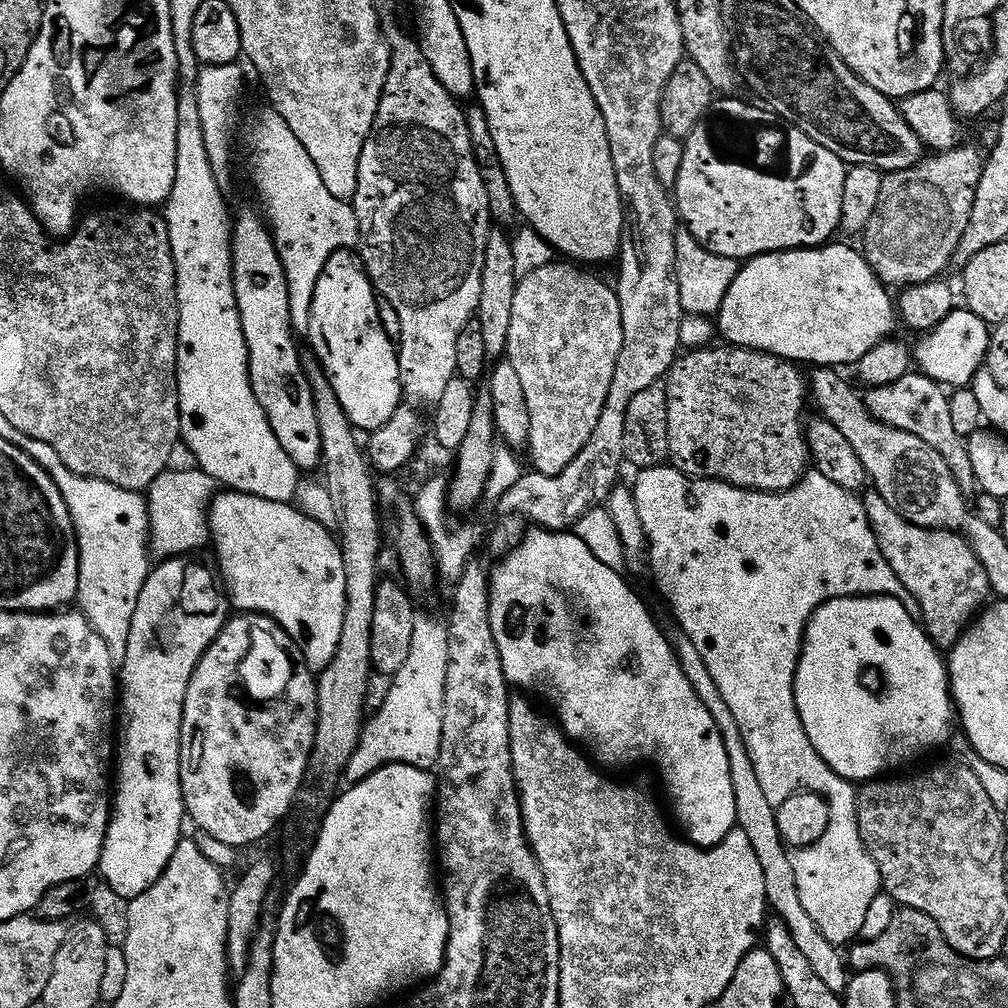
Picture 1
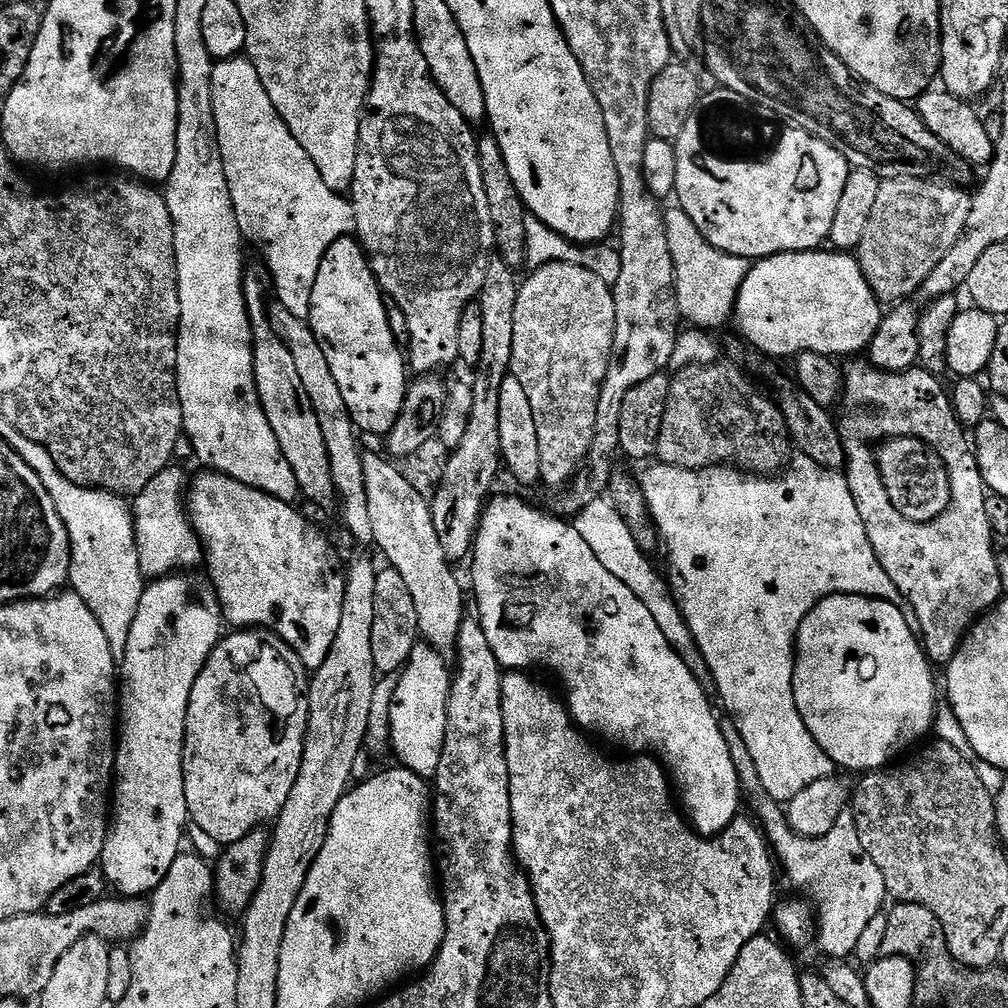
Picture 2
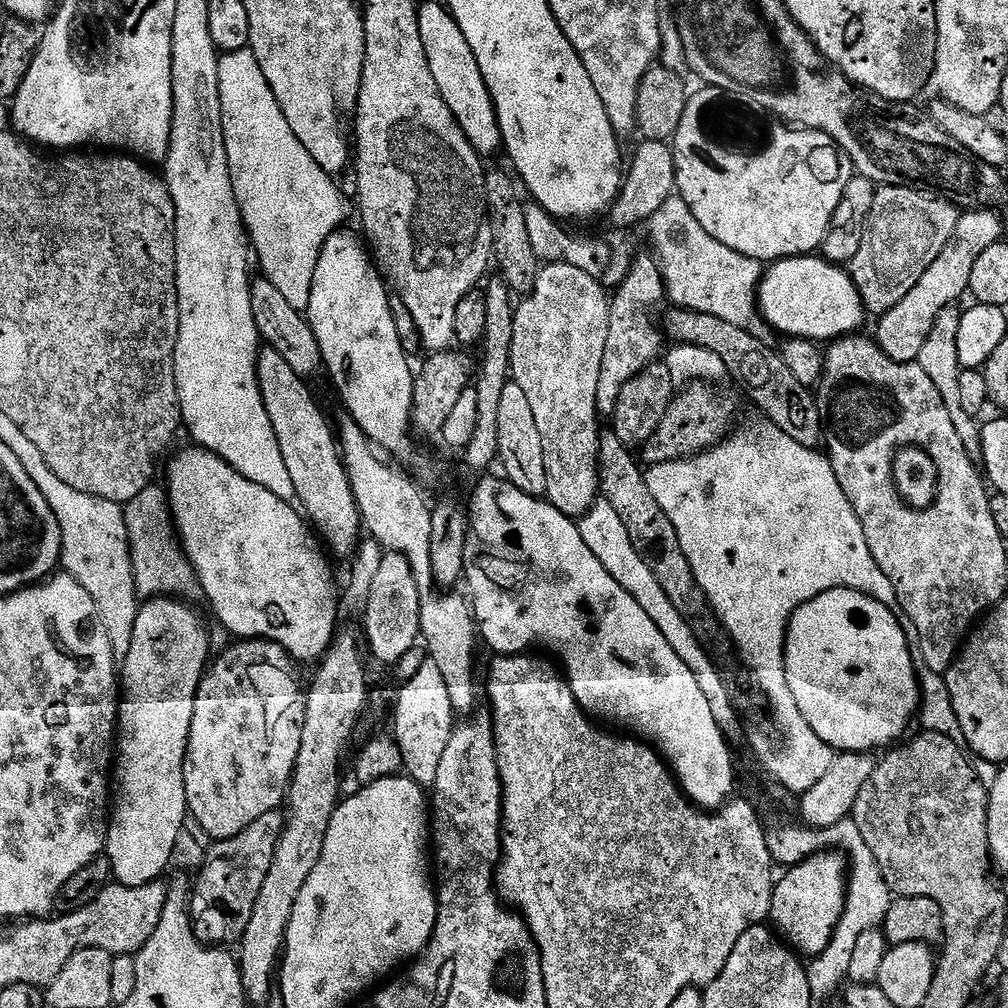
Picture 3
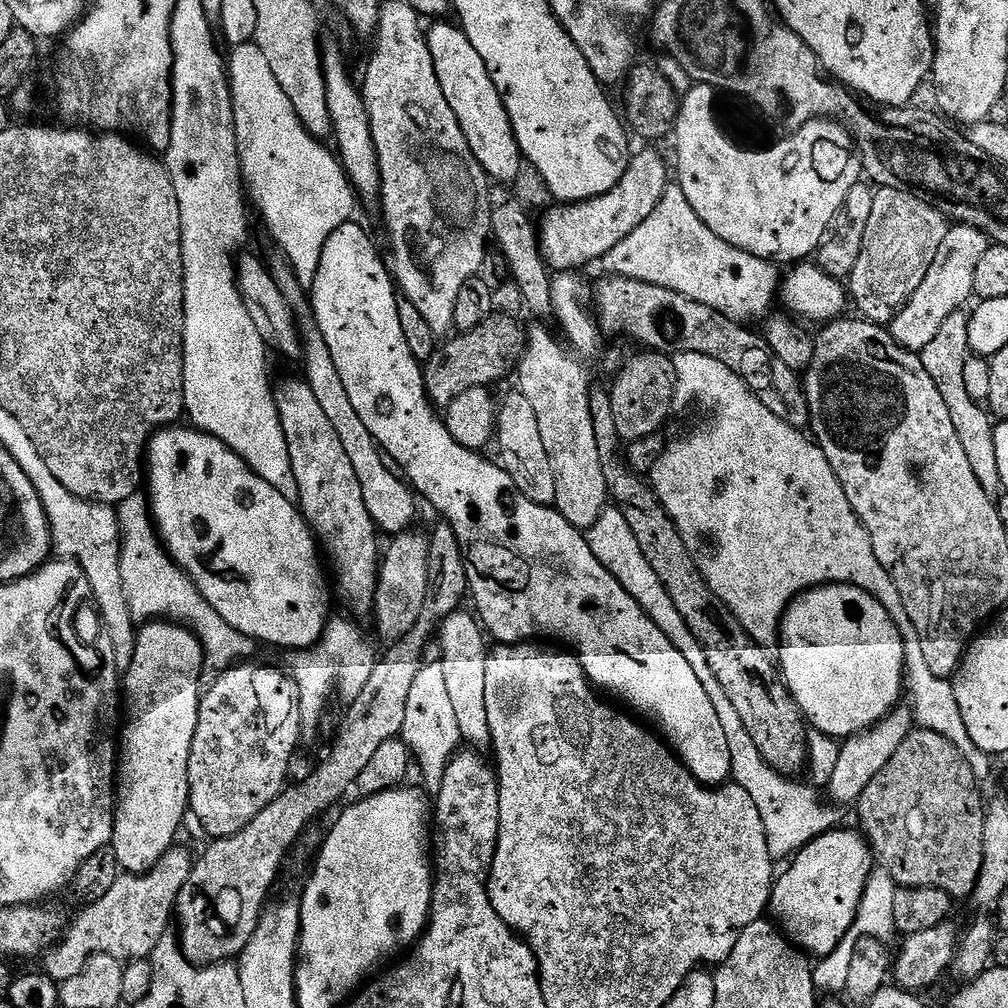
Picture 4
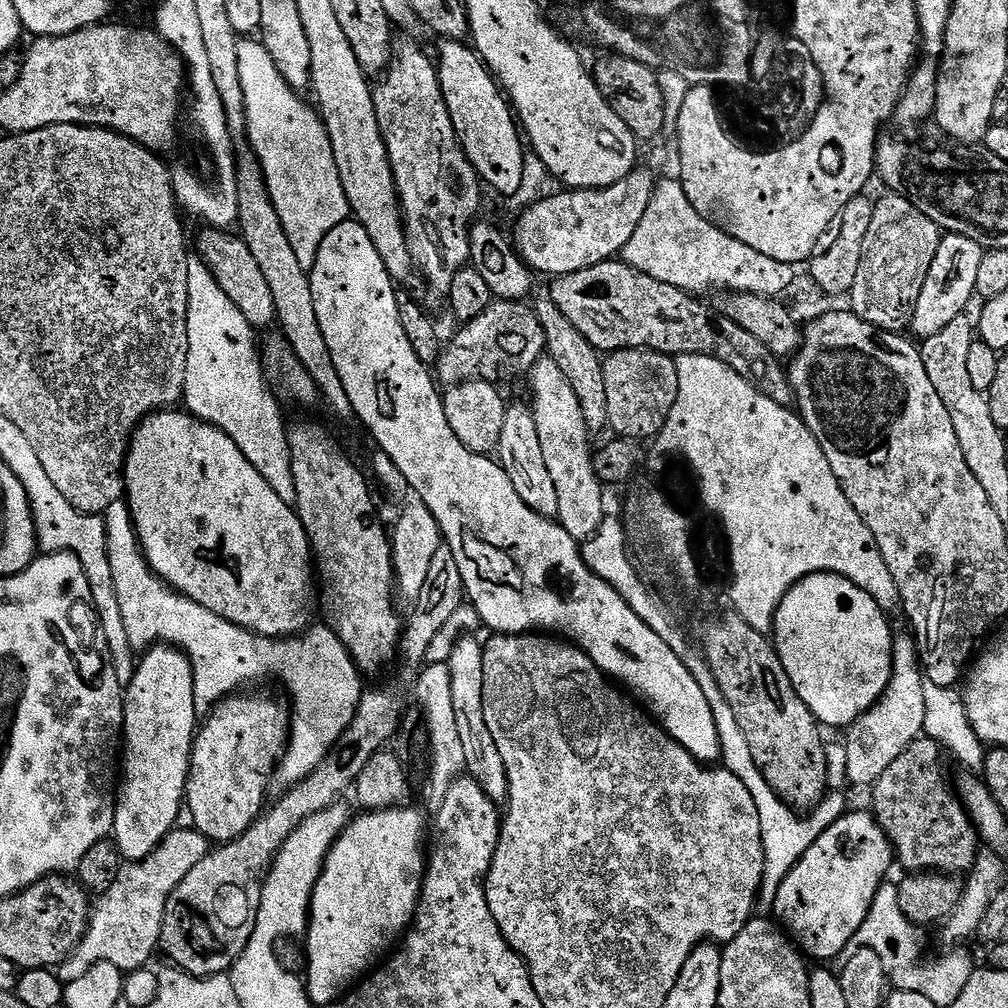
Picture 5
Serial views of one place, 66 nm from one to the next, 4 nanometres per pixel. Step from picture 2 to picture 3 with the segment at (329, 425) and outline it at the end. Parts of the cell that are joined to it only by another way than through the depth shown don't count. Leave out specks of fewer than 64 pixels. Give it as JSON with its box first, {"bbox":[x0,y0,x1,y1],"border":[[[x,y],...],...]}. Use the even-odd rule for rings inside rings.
{"bbox":[252,278,324,378],"border":[[[256,278],[252,280],[252,305],[261,341],[267,347],[278,350],[278,354],[282,354],[282,358],[293,368],[294,374],[312,378],[316,371],[324,368],[318,338],[314,338],[314,330],[308,325],[307,315],[292,305],[289,293],[278,290],[271,278]]]}

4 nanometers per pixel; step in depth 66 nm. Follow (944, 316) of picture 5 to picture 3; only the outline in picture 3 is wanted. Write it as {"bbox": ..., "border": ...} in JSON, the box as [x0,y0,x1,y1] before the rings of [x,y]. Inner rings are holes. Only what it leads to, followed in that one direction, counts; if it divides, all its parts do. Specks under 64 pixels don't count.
{"bbox":[874,210,1004,364],"border":[[[968,210],[961,215],[958,226],[946,242],[946,250],[934,258],[930,270],[922,274],[922,278],[915,284],[914,290],[894,306],[894,310],[883,313],[879,317],[880,325],[874,331],[874,339],[880,349],[890,359],[899,364],[910,364],[919,361],[922,346],[926,346],[926,338],[930,338],[930,330],[942,314],[942,310],[953,307],[960,295],[965,295],[970,286],[970,273],[978,257],[990,246],[1001,243],[1004,224],[996,210]]]}

